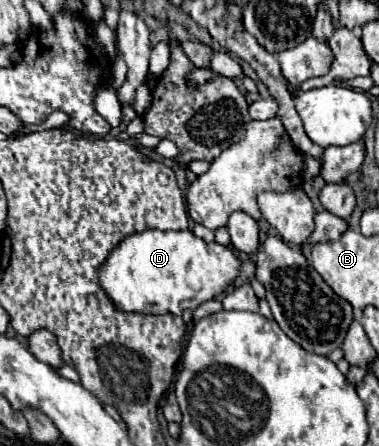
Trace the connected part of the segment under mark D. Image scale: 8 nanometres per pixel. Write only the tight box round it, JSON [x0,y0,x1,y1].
[99,232,241,314]

